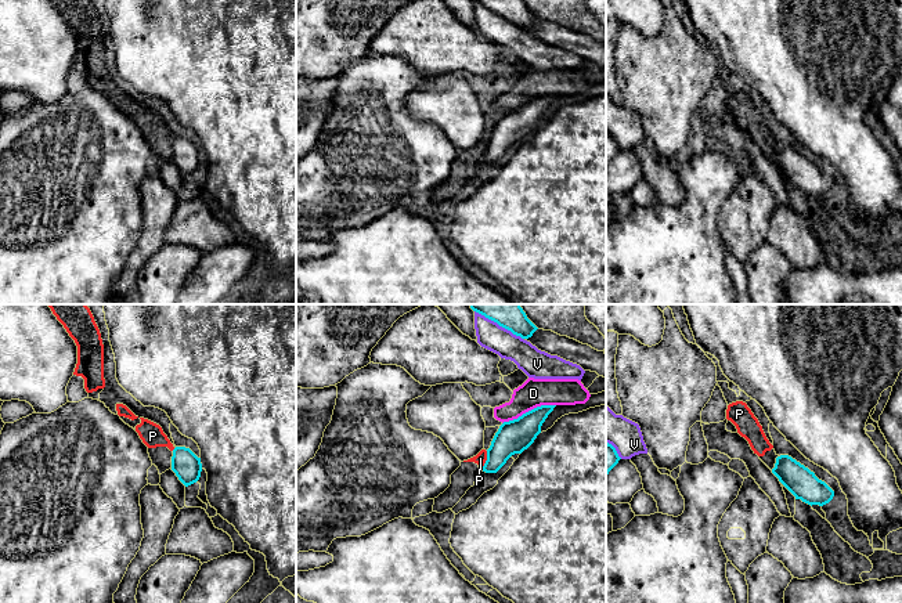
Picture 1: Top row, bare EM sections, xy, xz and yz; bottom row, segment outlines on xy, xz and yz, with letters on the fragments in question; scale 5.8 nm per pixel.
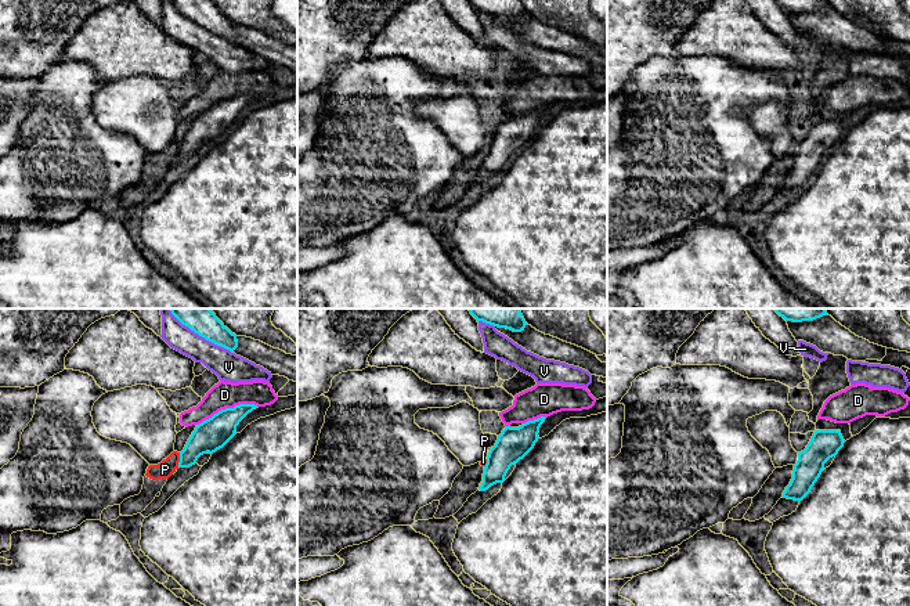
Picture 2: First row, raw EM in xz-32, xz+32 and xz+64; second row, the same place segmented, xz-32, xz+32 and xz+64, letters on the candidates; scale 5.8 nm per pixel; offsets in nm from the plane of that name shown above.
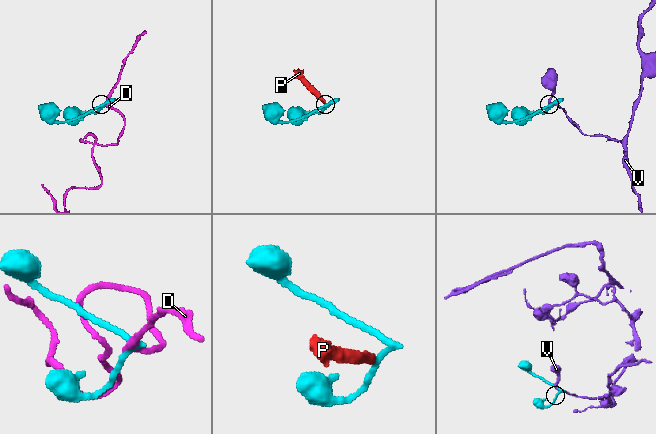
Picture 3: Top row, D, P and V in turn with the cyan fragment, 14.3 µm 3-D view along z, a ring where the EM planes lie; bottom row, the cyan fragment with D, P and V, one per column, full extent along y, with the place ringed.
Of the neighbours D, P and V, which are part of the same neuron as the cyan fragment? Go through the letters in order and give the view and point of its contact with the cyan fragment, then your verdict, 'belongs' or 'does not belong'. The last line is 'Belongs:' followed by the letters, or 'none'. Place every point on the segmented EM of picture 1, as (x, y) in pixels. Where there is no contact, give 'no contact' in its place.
D: xz (529, 411) | does not belong
P: xz (487, 459) | does not belong
V: xz (500, 325) | does not belong
Belongs: none

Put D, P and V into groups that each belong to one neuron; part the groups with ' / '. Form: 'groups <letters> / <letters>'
groups D / P / V

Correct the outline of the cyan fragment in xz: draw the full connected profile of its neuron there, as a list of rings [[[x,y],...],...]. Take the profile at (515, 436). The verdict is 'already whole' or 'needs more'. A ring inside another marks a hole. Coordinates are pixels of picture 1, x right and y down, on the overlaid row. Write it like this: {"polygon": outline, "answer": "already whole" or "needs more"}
{"polygon": [[[541,405],[517,419],[504,422],[487,449],[483,472],[497,473],[512,455],[527,449],[541,433],[542,423],[555,407]]], "answer": "already whole"}

